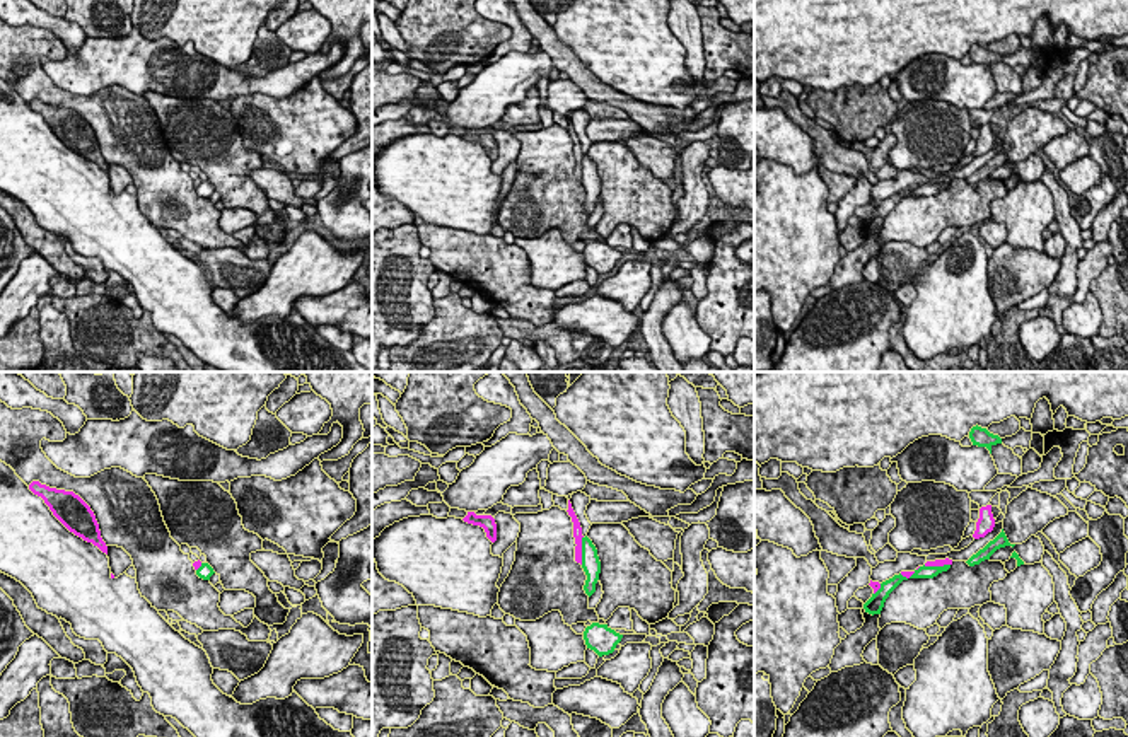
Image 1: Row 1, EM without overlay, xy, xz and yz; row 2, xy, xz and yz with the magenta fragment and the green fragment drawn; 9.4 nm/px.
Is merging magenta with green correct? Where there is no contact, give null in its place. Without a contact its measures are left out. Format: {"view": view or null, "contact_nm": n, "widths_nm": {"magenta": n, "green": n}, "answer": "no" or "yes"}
{"view": "xz", "contact_nm": 280, "widths_nm": {"magenta": 100, "green": 170}, "answer": "no"}

